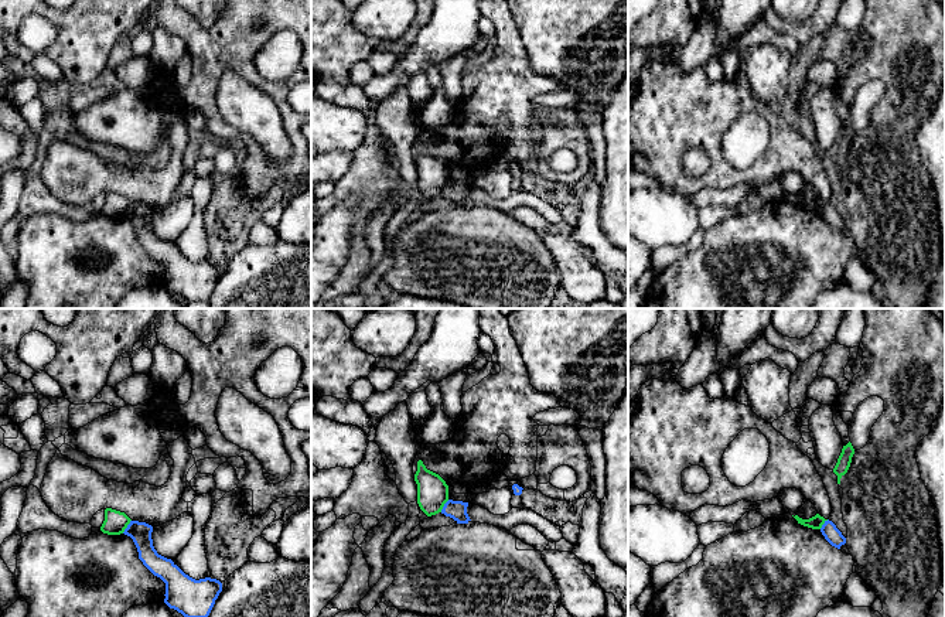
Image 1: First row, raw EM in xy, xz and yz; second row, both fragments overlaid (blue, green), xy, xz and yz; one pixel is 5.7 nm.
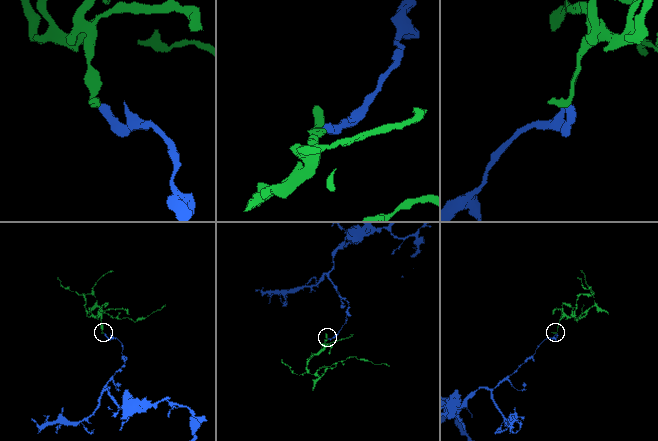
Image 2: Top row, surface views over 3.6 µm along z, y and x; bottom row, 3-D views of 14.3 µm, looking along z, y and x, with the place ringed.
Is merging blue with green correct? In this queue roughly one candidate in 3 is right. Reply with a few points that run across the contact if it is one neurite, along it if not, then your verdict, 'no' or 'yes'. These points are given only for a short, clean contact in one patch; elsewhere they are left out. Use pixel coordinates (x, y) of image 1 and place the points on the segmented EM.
line xy (130, 520), (122, 532); no

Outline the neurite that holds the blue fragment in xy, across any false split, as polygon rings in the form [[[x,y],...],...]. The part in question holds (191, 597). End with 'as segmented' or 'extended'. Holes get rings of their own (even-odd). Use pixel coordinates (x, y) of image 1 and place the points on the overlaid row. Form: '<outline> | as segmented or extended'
[[[130,521],[123,534],[133,539],[143,565],[166,583],[164,603],[184,617],[208,617],[222,583],[211,577],[195,580],[185,575],[171,559],[157,553],[151,532],[151,525]]] | as segmented

